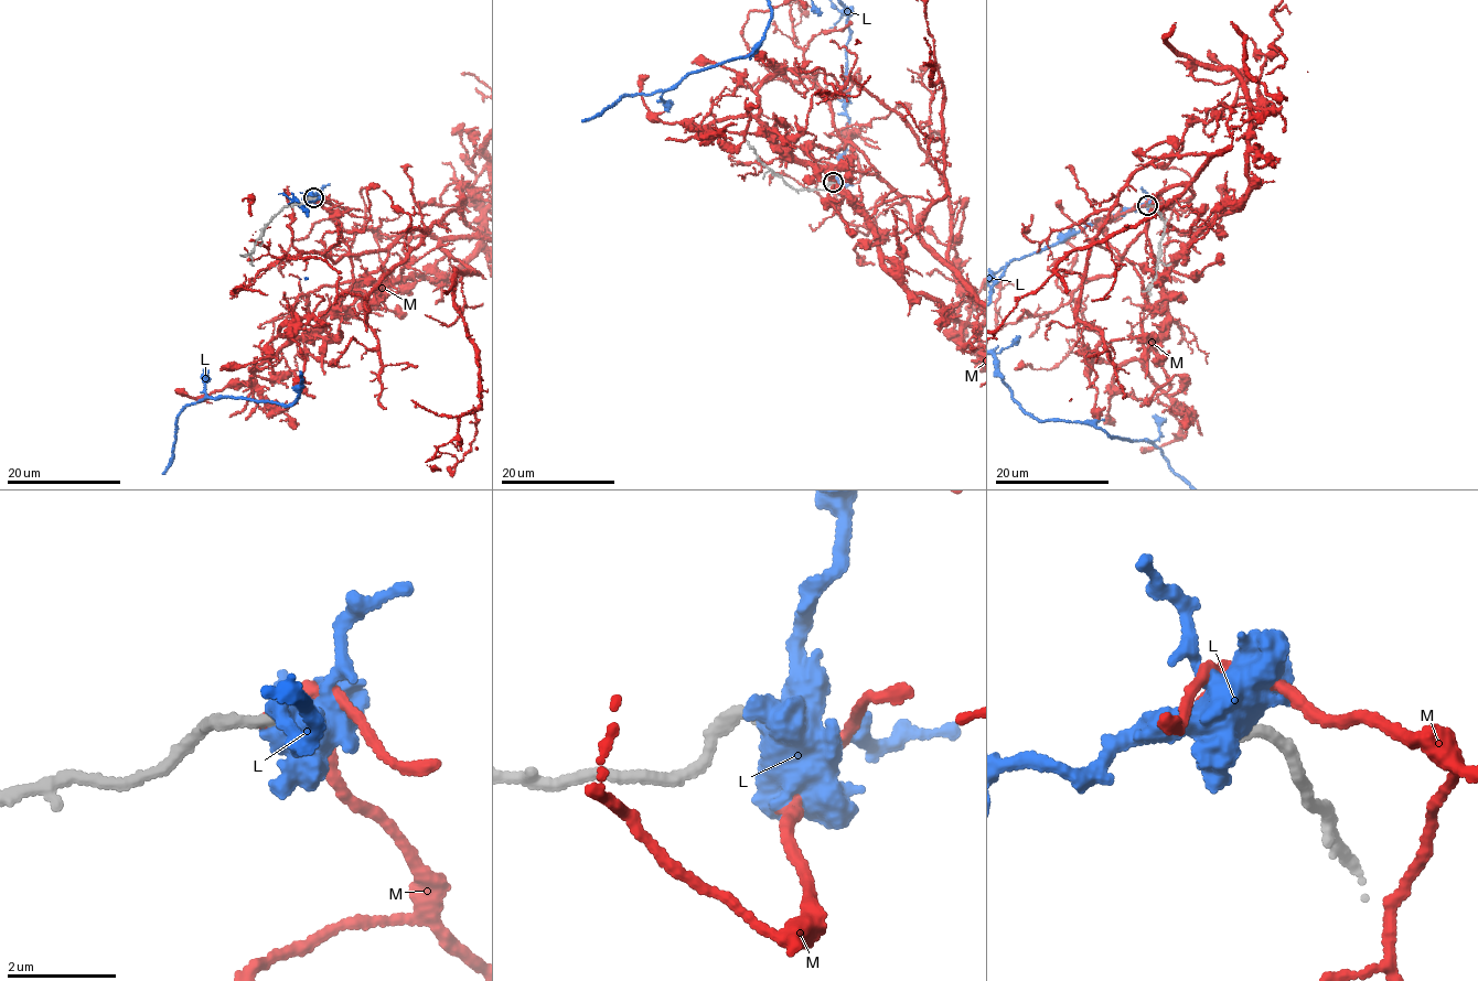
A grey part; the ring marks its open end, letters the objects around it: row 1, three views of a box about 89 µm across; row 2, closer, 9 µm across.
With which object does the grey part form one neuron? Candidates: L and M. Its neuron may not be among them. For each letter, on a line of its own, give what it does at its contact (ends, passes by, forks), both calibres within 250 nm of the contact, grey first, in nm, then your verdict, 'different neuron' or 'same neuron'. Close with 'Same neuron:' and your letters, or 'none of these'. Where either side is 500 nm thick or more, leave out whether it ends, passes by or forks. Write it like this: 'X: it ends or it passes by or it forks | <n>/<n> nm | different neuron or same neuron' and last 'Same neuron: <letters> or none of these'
L: 240/550 nm | different neuron
M: it ends | 240/400 nm | same neuron
Same neuron: M

